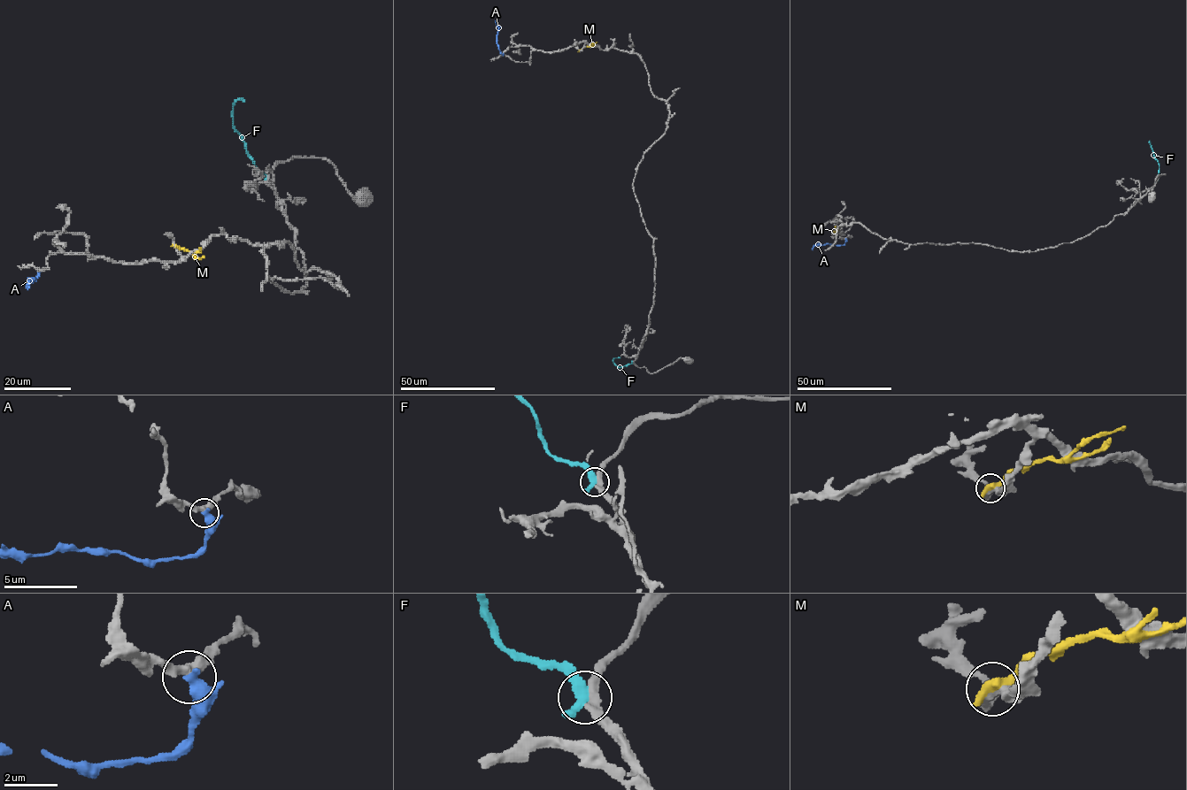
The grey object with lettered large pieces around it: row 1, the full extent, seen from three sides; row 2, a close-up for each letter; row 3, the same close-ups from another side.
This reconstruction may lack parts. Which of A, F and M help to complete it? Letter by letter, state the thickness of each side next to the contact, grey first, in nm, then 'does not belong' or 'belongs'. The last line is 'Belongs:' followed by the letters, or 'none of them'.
A: 400 nm thick on the grey side, 480 nm on the other; does not belong
F: 320 nm thick on the grey side, 360 nm on the other; does not belong
M: 360 nm thick on the grey side, 600 nm on the other; does not belong
Belongs: none of them

